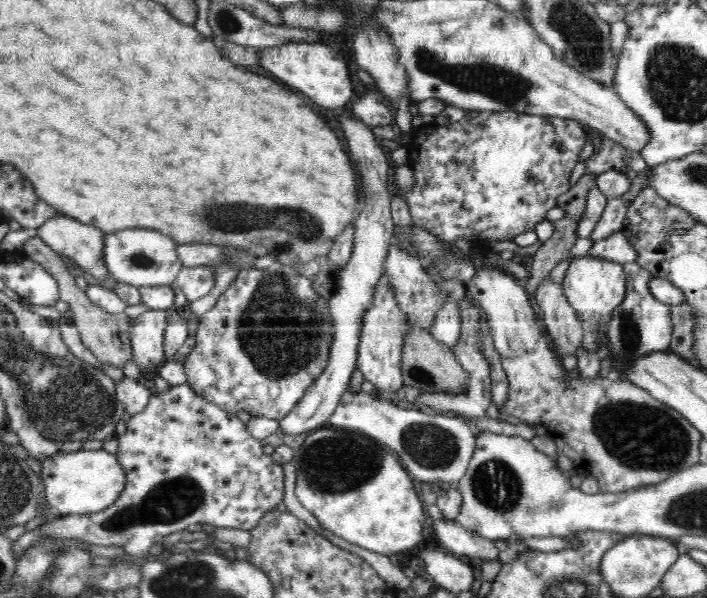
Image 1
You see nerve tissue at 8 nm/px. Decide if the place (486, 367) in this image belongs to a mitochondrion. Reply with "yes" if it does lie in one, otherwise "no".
no

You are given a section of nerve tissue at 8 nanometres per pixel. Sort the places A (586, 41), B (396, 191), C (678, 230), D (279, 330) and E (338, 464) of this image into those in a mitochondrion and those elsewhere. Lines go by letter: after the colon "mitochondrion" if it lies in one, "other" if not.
A: mitochondrion
B: other
C: mitochondrion
D: mitochondrion
E: mitochondrion

